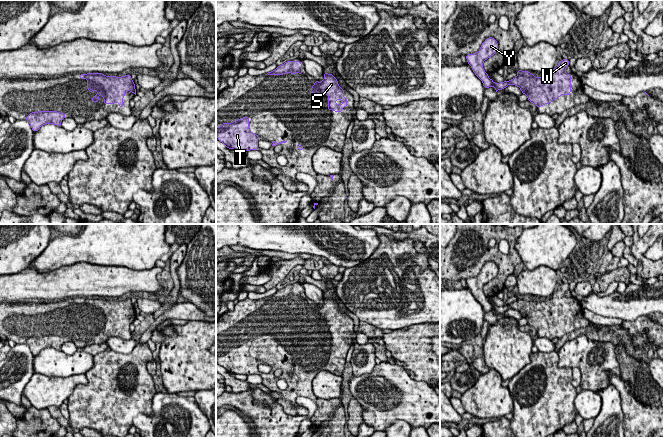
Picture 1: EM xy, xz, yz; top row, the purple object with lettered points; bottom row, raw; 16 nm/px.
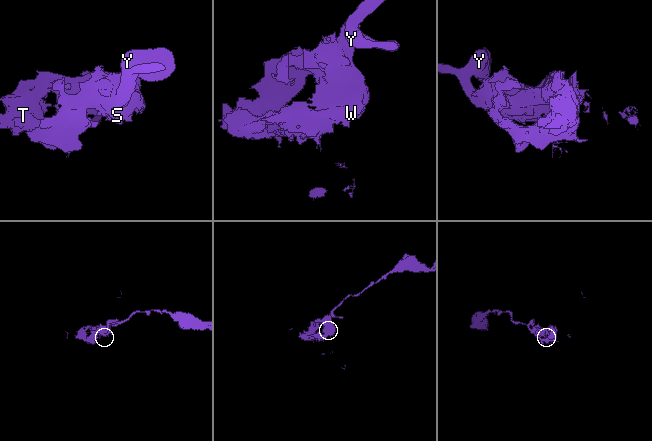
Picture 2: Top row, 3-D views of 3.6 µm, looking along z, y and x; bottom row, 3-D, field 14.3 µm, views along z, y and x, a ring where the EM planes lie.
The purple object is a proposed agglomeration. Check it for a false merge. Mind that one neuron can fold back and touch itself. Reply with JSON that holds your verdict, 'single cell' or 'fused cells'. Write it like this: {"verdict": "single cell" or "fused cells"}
{"verdict": "single cell"}

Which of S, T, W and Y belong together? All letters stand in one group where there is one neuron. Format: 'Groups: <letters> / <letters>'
Groups: S T W Y

